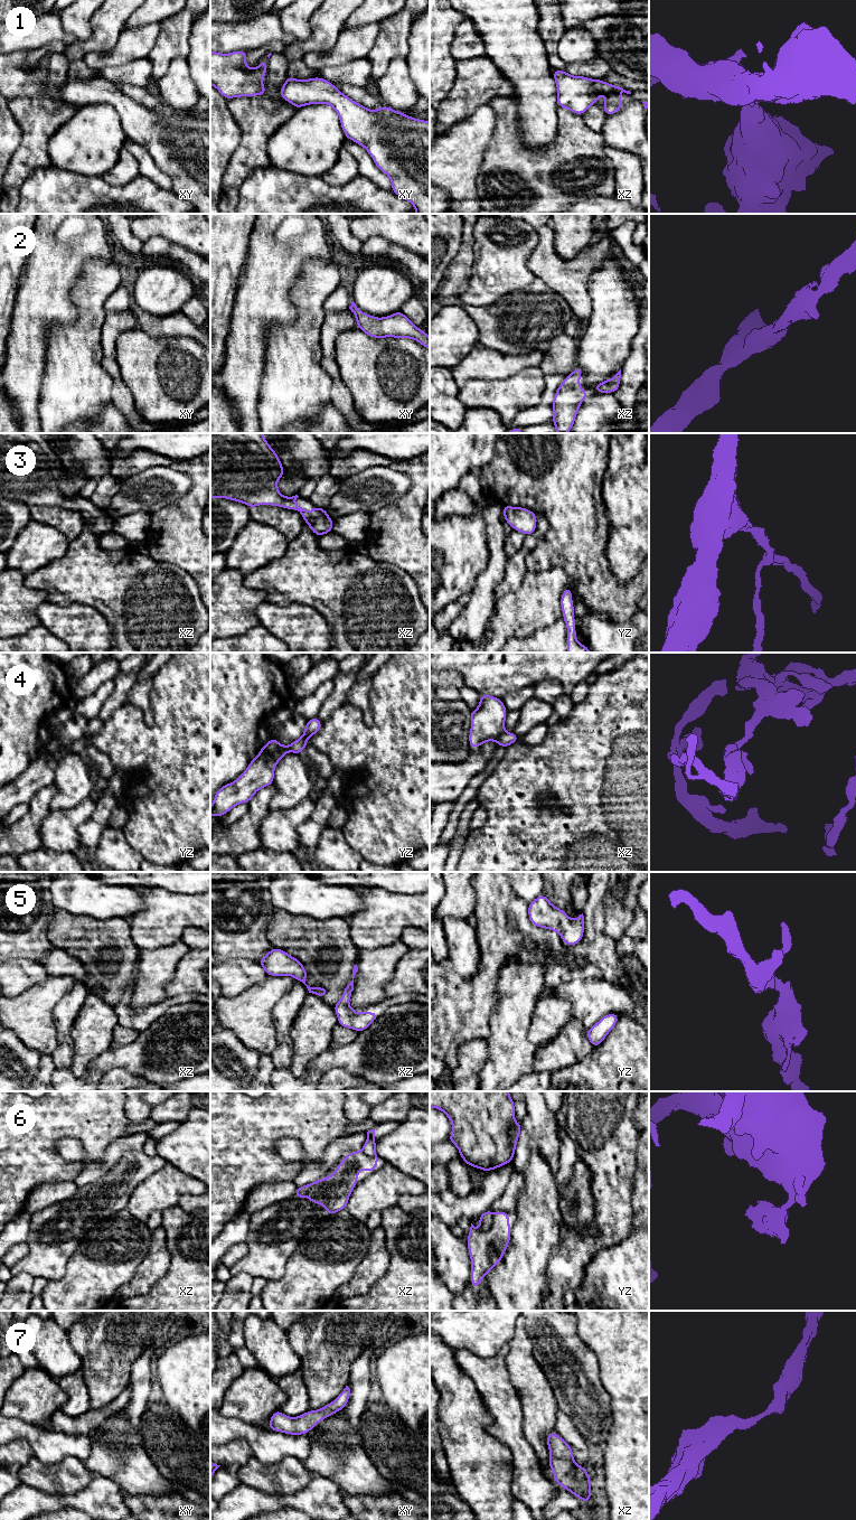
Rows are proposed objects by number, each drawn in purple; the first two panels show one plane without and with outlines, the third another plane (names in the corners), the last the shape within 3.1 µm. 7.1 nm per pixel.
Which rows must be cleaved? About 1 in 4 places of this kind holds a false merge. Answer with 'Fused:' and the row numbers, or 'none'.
Fused: 4, 6

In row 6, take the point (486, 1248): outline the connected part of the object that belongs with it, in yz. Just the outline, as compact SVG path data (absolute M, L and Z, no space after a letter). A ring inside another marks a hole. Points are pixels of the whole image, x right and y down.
M509 1212L493 1213L489 1230L482 1231L472 1223L467 1239L471 1259L471 1287L477 1288L487 1273L496 1267L510 1242Z

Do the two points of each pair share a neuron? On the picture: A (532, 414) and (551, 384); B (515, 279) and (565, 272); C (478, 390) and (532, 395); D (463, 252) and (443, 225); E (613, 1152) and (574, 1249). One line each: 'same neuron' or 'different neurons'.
A: same neuron
B: different neurons
C: same neuron
D: different neurons
E: same neuron

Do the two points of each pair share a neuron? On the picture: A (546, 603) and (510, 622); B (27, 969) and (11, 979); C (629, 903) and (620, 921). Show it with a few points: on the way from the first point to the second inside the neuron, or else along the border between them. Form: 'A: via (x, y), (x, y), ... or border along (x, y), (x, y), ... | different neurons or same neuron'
A: via (537, 603), (519, 615) | same neuron
B: via (24, 973), (15, 976) | same neuron
C: via (624, 908), (620, 912), (620, 917) | same neuron

